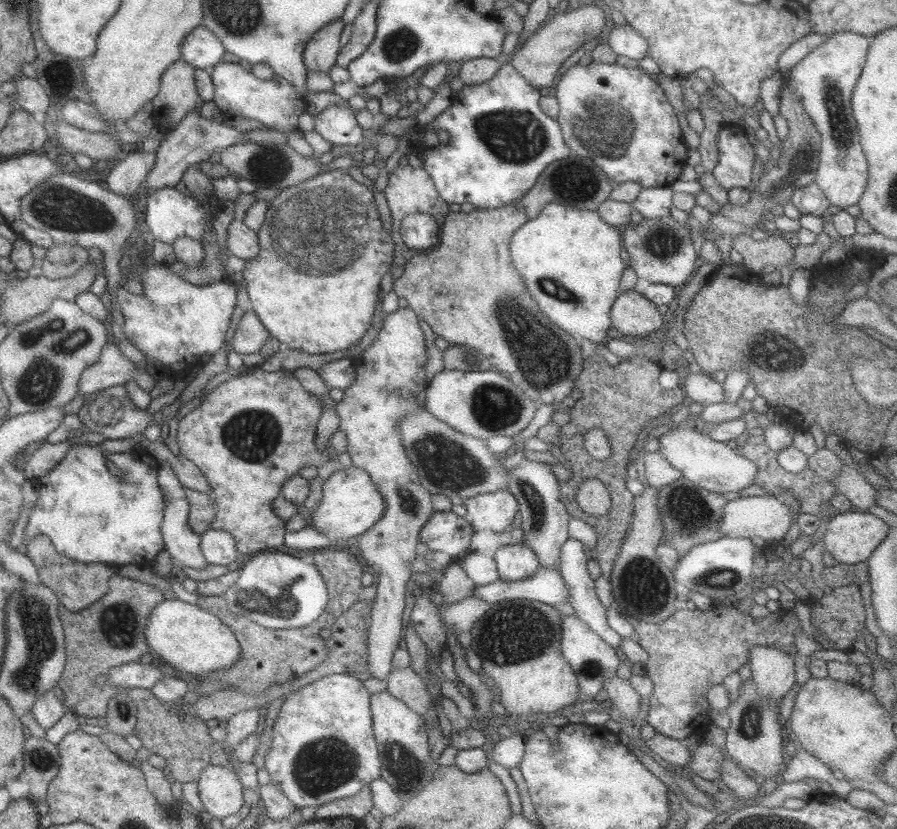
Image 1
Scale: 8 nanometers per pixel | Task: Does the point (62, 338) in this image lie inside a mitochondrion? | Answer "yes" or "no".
yes

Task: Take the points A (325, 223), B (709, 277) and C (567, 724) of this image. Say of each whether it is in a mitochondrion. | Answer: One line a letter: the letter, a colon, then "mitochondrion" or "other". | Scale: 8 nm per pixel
A: mitochondrion
B: other
C: other

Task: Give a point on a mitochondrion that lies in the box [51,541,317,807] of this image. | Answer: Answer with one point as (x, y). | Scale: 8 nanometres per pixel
(284, 602)

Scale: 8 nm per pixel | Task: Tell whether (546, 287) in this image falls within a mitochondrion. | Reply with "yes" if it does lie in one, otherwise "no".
yes

